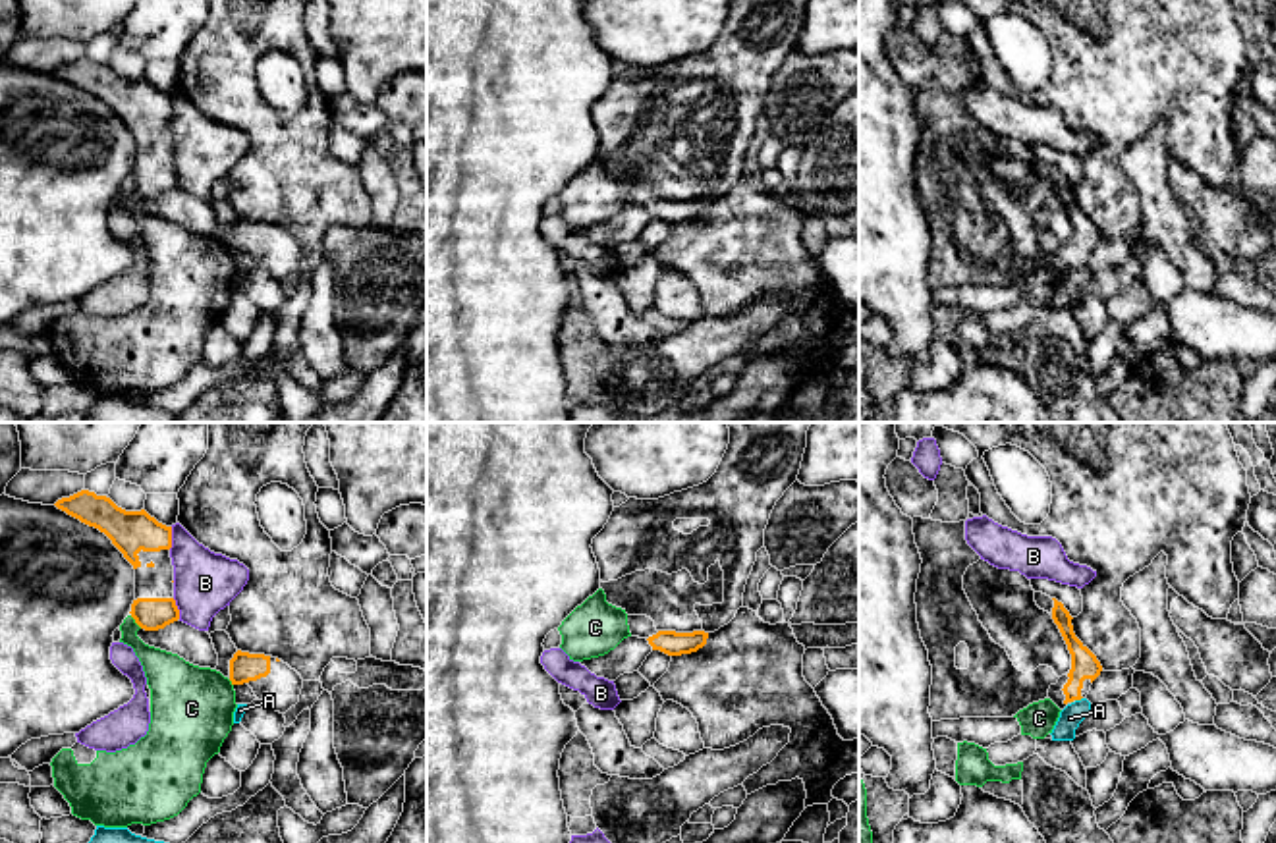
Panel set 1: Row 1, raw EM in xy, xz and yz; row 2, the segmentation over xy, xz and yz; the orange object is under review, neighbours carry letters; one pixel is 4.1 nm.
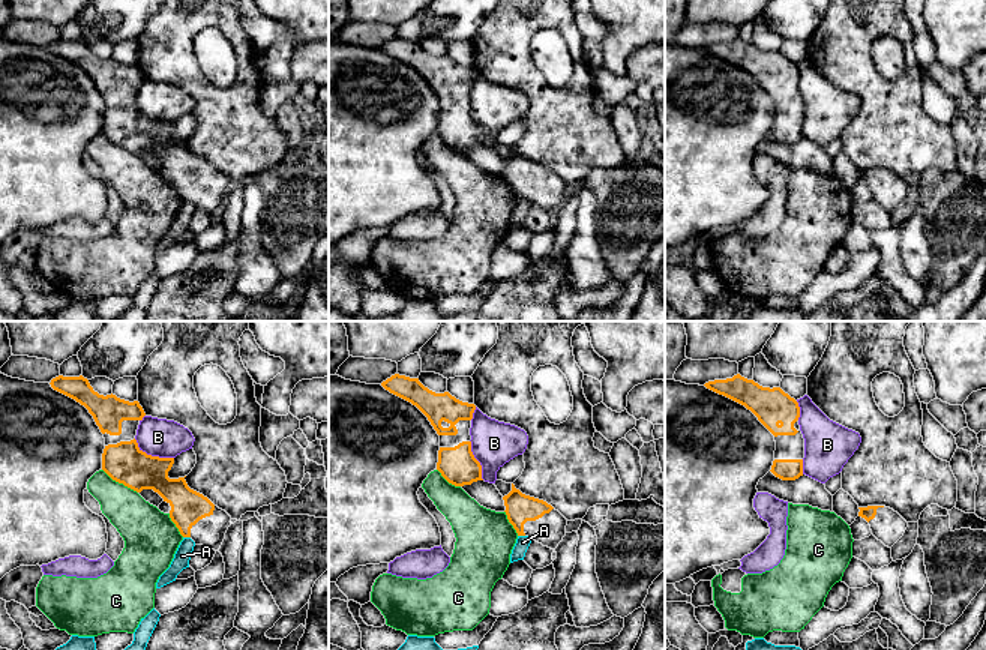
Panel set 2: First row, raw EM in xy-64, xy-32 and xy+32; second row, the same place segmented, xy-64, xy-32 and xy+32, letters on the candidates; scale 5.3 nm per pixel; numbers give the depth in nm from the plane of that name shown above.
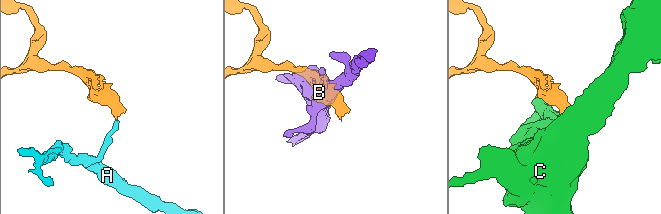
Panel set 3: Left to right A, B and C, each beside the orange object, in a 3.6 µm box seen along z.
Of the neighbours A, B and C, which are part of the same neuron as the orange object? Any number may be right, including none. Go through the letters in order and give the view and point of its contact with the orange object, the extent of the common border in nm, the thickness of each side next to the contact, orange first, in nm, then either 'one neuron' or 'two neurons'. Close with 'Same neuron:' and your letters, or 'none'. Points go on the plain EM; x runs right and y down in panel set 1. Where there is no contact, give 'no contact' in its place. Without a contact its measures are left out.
A: contact yz (1078, 267); length 40 nm; calibres 110 and 90 nm; two neurons
B: contact xy (170, 107); length 100 nm; calibres 180 and 260 nm; two neurons
C: contact xy (136, 190); length 80 nm; calibres 140 and 170 nm; two neurons
Same neuron: none

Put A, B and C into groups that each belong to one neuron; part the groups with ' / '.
A / B / C

